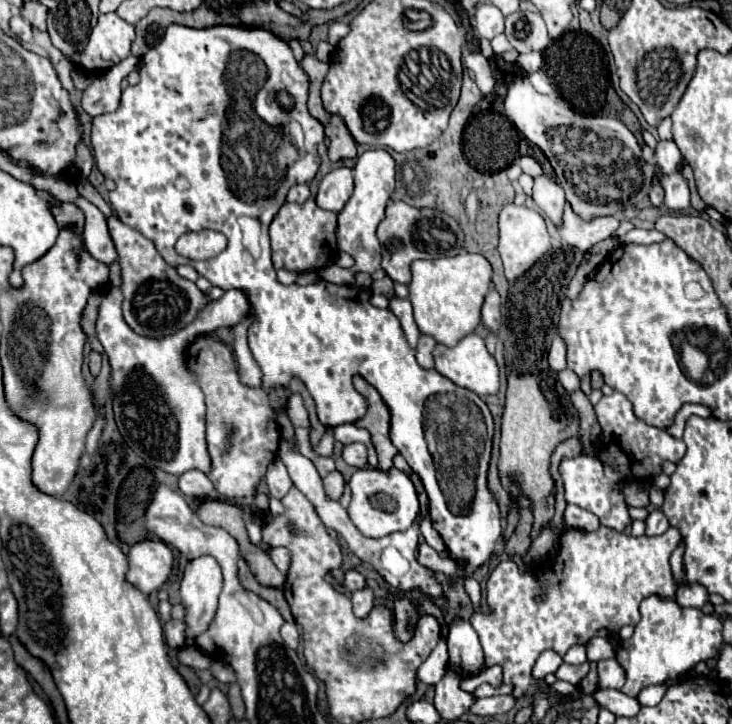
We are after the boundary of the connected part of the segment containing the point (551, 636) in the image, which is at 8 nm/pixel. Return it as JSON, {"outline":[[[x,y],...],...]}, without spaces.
{"outline":[[[599,527],[597,531],[585,533],[579,529],[563,529],[559,535],[559,551],[555,557],[549,559],[549,563],[537,565],[537,573],[531,569],[521,569],[515,561],[505,559],[501,561],[487,579],[487,605],[489,613],[473,613],[471,625],[479,635],[479,641],[483,645],[483,659],[485,669],[499,665],[503,669],[503,683],[511,685],[513,697],[531,697],[541,685],[545,685],[543,679],[533,679],[531,669],[537,661],[537,657],[553,649],[559,655],[565,655],[567,649],[573,645],[587,643],[591,637],[605,637],[617,633],[623,625],[637,625],[639,623],[639,605],[645,597],[657,595],[665,601],[675,599],[677,583],[671,575],[669,557],[679,545],[681,535],[673,531],[673,527],[659,537],[633,537],[619,531],[613,531],[609,527]]]}

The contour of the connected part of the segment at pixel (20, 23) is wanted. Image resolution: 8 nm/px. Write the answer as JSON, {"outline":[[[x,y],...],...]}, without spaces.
{"outline":[[[13,17],[10,20],[10,29],[17,35],[17,39],[21,42],[33,41],[33,31],[31,31],[31,25],[21,19],[21,17]]]}

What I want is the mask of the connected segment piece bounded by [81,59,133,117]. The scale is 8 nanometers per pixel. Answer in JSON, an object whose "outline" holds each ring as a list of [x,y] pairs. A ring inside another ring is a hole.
{"outline":[[[125,59],[117,67],[111,67],[105,75],[97,77],[83,91],[83,101],[81,101],[83,111],[91,117],[115,111],[121,99],[121,79],[127,77],[131,71],[133,71],[133,65]]]}

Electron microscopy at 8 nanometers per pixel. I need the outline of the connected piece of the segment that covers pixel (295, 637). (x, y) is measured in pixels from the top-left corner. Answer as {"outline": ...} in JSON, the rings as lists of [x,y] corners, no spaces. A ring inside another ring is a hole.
{"outline":[[[285,621],[283,627],[281,627],[281,637],[283,641],[291,647],[291,649],[297,649],[297,643],[299,643],[299,631],[297,631],[297,625],[293,621]]]}

